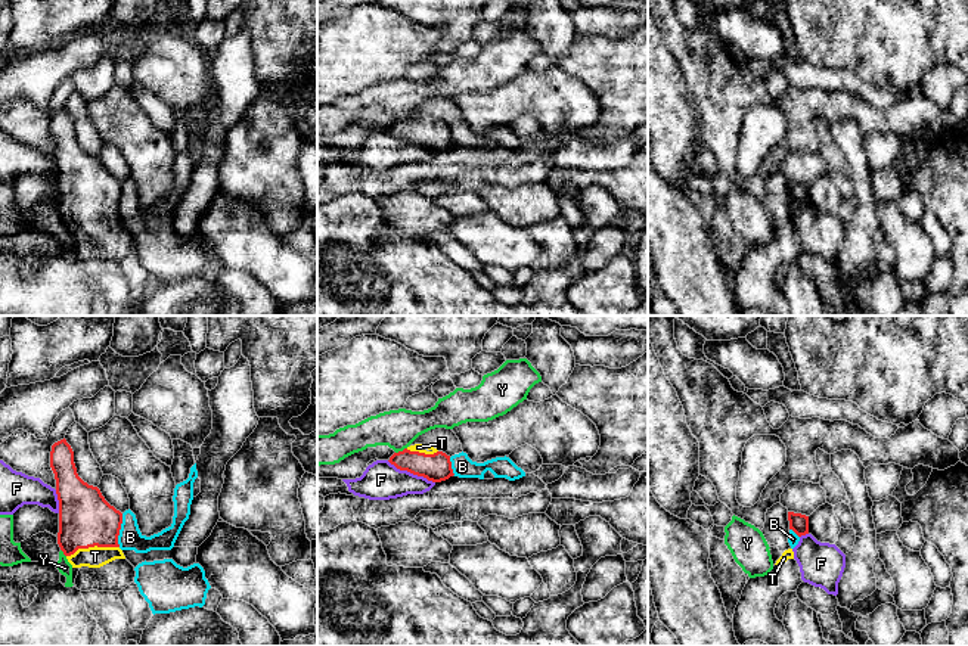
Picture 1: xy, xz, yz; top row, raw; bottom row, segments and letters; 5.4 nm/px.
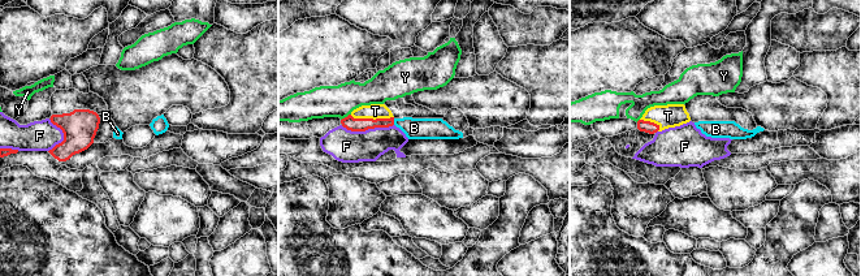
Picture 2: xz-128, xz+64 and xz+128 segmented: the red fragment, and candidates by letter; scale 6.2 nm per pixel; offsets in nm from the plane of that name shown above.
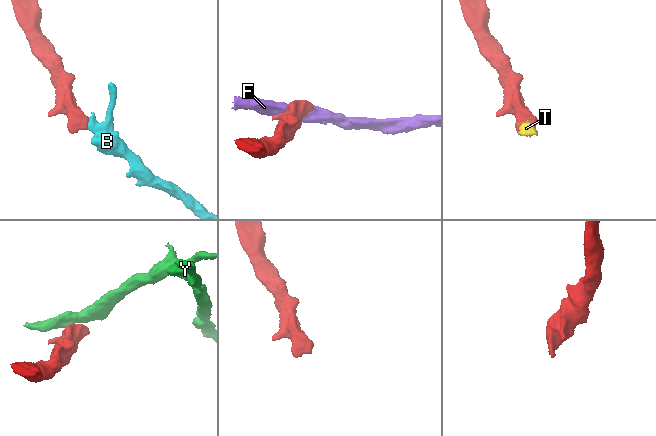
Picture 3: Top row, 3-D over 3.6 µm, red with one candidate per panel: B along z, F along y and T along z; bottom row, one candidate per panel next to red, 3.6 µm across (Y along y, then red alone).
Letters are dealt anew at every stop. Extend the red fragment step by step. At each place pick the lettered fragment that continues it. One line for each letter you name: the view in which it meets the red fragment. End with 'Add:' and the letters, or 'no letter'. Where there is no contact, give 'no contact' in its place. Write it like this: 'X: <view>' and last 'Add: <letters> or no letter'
T: xy
Add: T

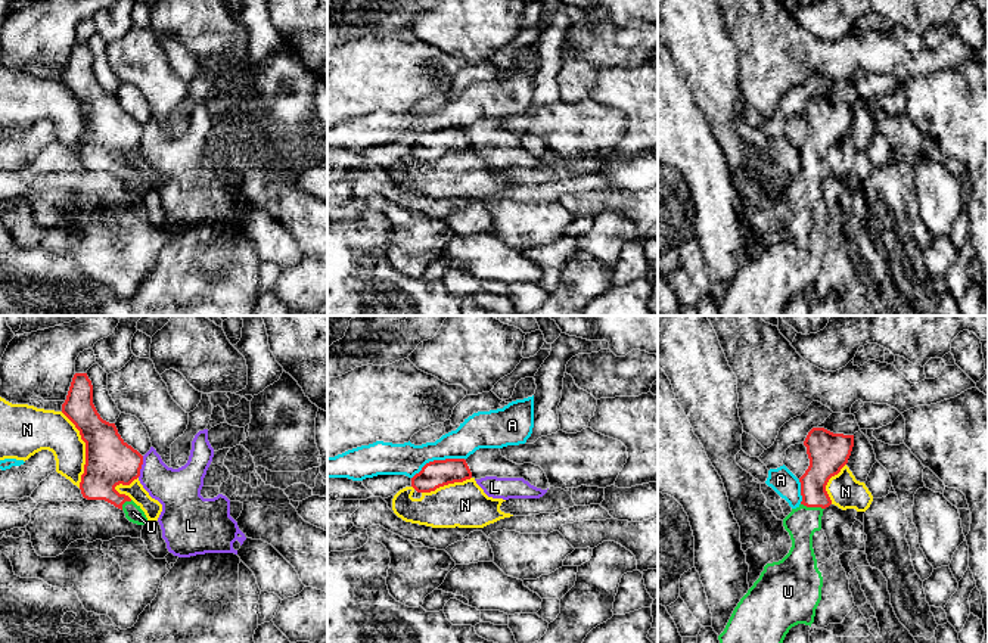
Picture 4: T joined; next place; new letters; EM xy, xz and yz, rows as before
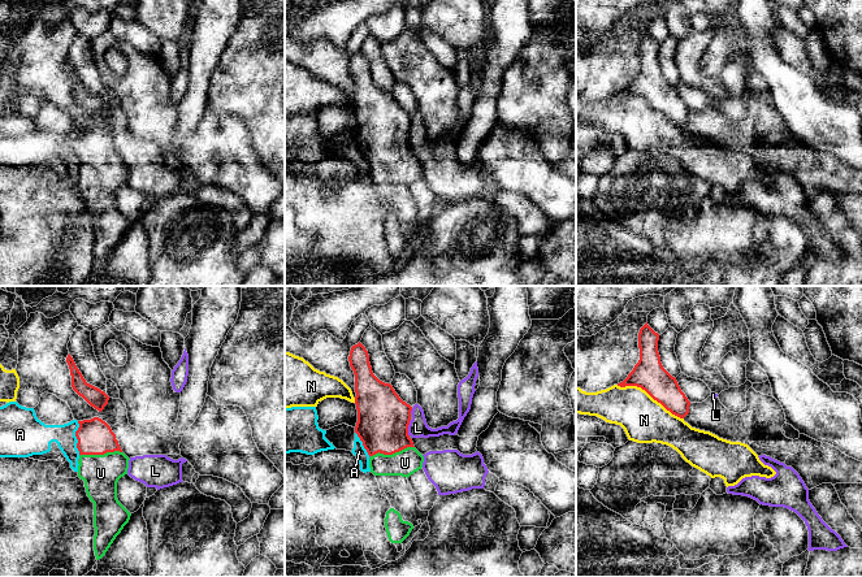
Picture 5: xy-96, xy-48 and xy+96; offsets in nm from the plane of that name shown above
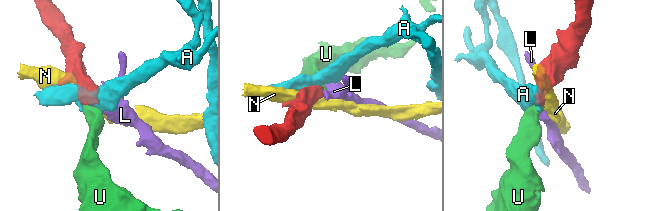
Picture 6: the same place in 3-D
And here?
U: yz
Add: U

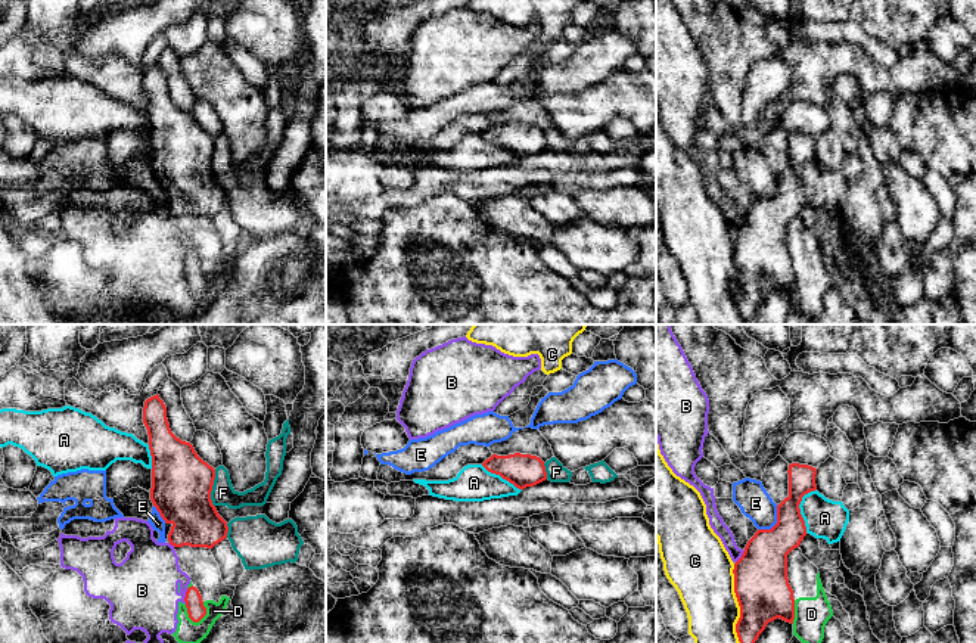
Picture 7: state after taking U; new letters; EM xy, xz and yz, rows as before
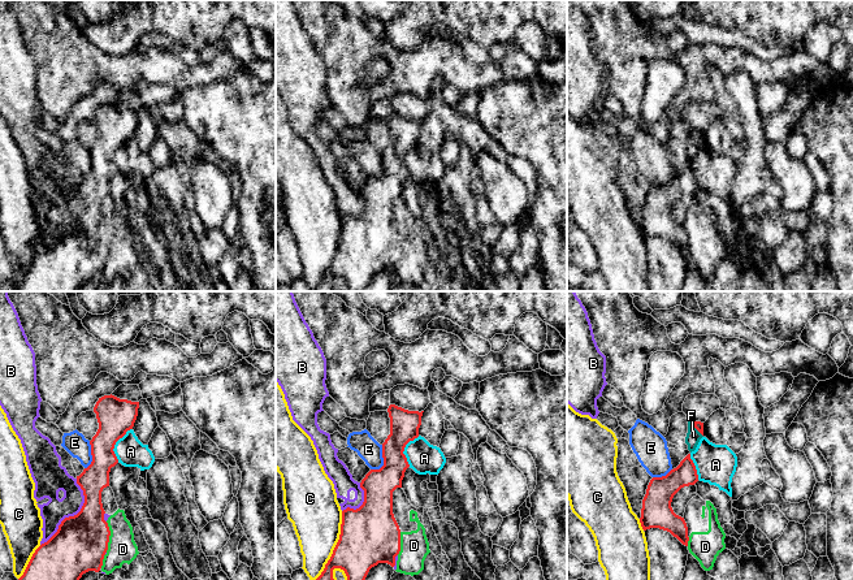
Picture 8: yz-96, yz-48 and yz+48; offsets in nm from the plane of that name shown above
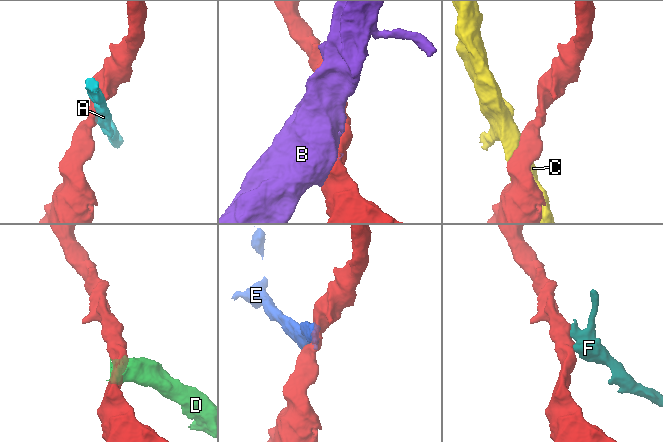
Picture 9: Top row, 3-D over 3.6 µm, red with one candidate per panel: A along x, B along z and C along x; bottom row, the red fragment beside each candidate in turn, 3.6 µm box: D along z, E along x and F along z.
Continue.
Add: no letter

